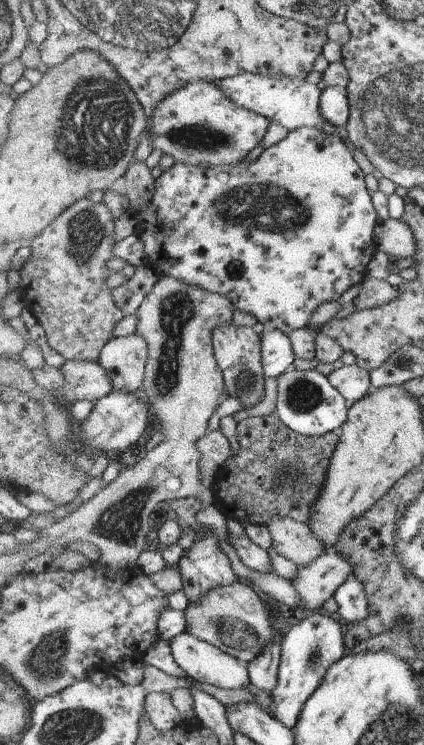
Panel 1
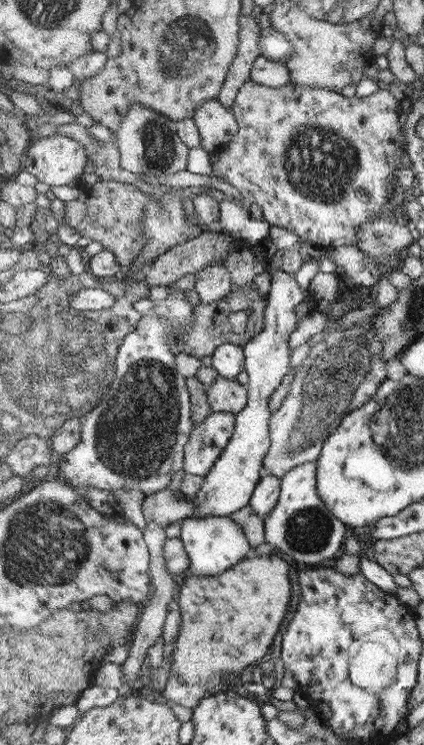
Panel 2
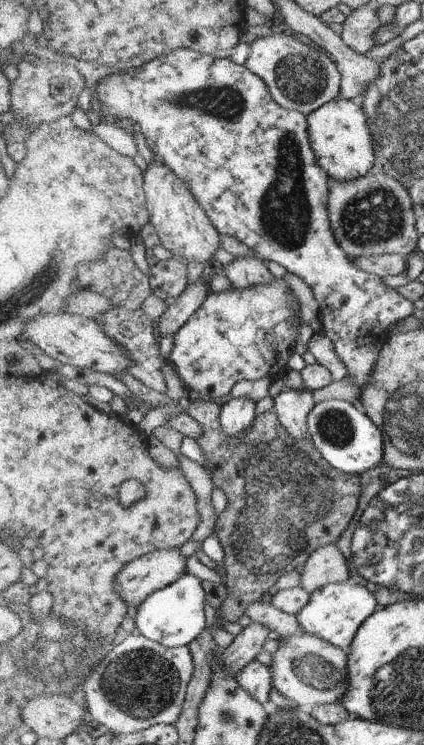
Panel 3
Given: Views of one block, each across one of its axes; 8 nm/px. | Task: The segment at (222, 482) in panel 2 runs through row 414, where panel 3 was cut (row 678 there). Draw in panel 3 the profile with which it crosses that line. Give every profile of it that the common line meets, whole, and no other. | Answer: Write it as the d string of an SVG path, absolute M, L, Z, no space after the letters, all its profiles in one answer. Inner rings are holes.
M256 659L248 661L235 678L251 697L256 698L262 704L269 700L271 691L271 670Z

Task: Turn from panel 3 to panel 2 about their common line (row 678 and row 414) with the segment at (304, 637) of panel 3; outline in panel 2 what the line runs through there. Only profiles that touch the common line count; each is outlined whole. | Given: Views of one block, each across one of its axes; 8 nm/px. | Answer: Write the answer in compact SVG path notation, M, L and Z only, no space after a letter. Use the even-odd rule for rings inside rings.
M355 324L353 327L333 332L311 348L302 366L291 383L289 395L282 401L281 407L271 413L269 420L269 433L271 445L263 458L262 473L274 473L282 478L286 472L307 462L317 462L318 455L324 442L333 434L337 425L349 412L356 411L358 407L369 402L377 393L382 382L386 381L386 363L383 357L385 345L378 336L374 335L368 324Z

